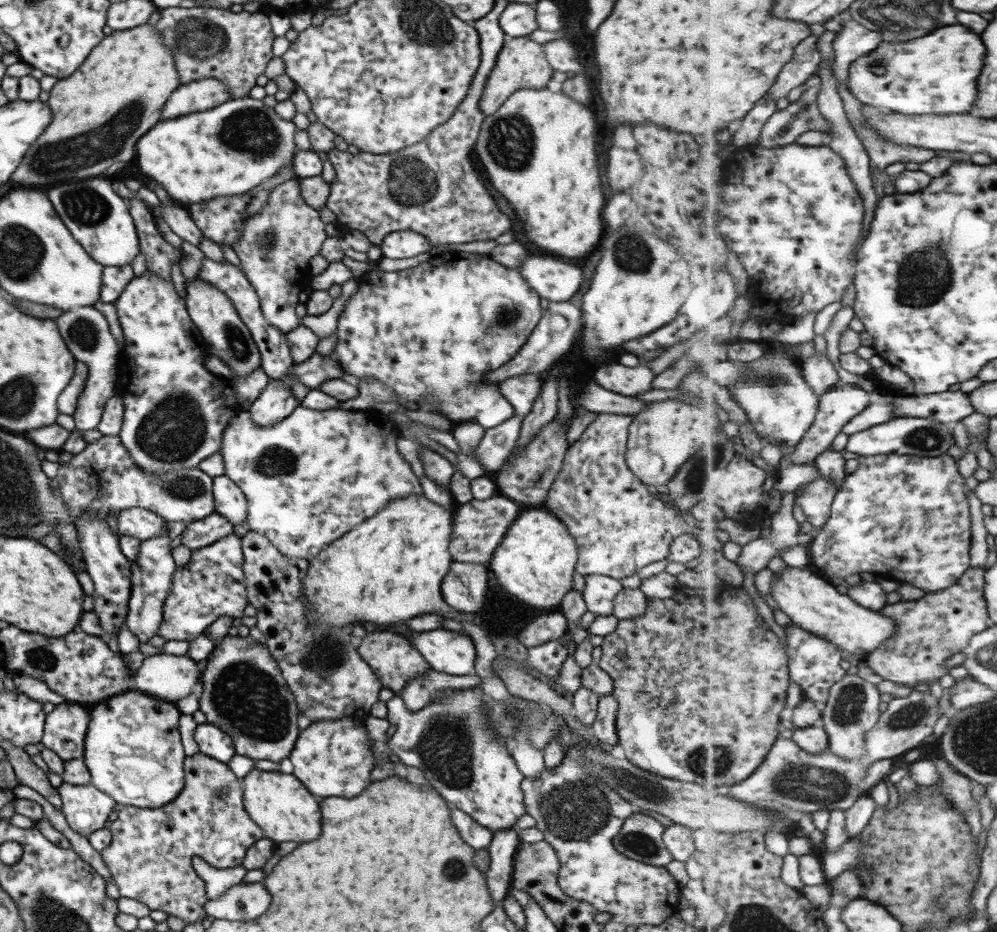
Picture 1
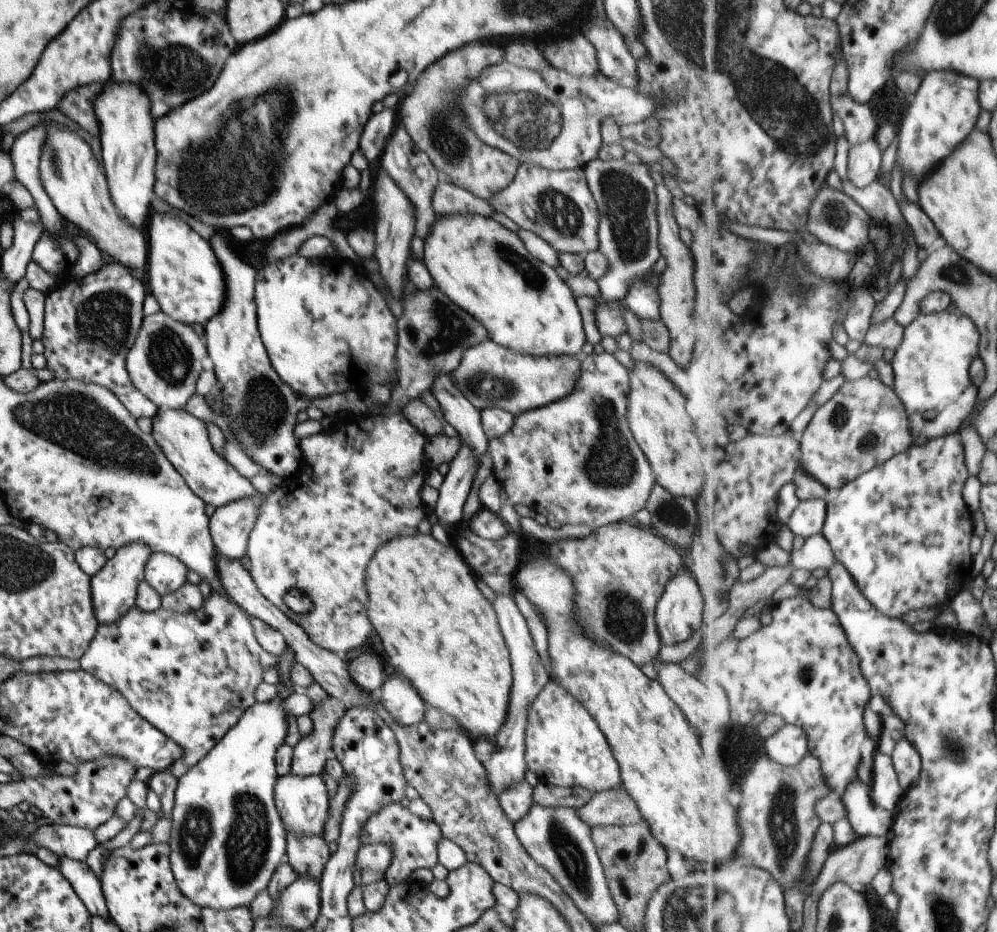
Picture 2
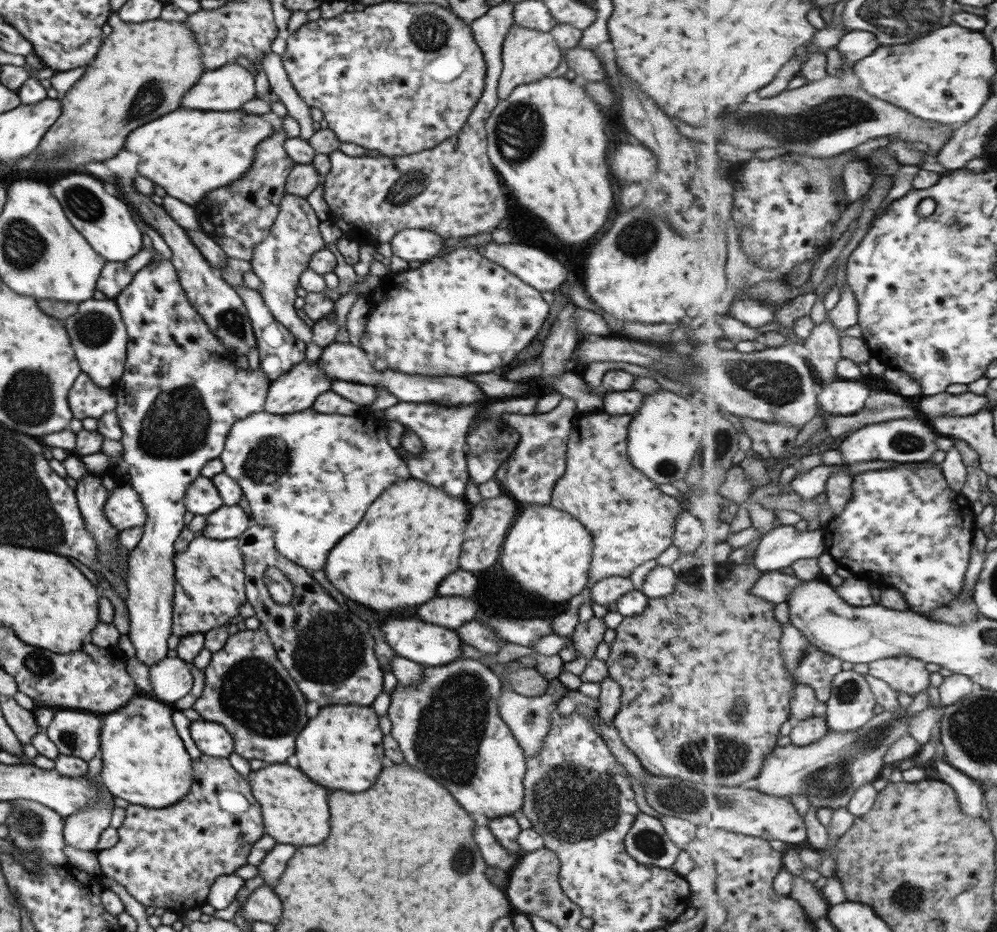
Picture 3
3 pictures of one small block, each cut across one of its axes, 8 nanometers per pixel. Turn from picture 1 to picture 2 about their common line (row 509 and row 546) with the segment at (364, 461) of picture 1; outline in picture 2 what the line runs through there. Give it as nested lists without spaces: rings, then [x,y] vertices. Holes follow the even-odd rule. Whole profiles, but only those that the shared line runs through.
[[[403,413],[390,414],[389,416],[368,416],[363,419],[343,418],[337,419],[334,432],[322,432],[302,438],[299,445],[303,454],[304,465],[295,476],[286,477],[281,484],[270,494],[264,495],[264,504],[262,510],[258,512],[258,518],[252,532],[250,533],[247,552],[250,560],[250,574],[258,586],[264,598],[276,605],[290,620],[299,624],[310,636],[310,640],[334,654],[338,654],[342,660],[346,659],[346,654],[350,650],[356,650],[368,642],[368,636],[372,632],[373,626],[368,620],[366,612],[368,594],[366,594],[366,568],[372,560],[372,554],[384,544],[398,536],[408,536],[419,532],[418,524],[424,519],[424,508],[420,498],[420,490],[426,484],[428,467],[424,464],[424,446],[426,446],[427,437],[420,433],[418,429],[408,422]],[[297,588],[304,596],[310,598],[313,603],[313,610],[305,615],[292,612],[284,602],[284,596],[292,589]]]

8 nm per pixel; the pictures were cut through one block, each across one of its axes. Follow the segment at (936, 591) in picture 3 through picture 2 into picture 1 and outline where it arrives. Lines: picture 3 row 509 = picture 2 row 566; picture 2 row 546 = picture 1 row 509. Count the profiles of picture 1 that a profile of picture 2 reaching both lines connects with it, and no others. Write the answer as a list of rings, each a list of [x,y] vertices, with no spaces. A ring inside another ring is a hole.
[[[910,454],[863,457],[861,467],[853,475],[849,475],[838,491],[828,524],[817,530],[810,548],[813,566],[827,578],[832,575],[848,578],[852,574],[861,575],[863,572],[898,572],[906,574],[900,576],[902,584],[922,588],[928,594],[954,587],[973,567],[970,558],[971,500],[959,461],[950,454],[936,458]]]

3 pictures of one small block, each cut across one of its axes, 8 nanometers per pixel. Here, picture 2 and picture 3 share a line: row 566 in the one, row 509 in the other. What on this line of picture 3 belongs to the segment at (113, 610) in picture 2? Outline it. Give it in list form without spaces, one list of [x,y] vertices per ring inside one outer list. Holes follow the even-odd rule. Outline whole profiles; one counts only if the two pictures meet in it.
[[[117,484],[107,497],[103,513],[119,531],[144,526],[147,514],[139,494],[130,485]]]

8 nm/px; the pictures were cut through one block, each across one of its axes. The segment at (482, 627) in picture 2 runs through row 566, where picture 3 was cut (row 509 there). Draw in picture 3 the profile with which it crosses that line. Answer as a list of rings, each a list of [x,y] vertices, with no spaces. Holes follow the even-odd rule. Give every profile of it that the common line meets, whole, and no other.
[[[410,477],[391,484],[369,508],[358,526],[343,536],[329,552],[323,568],[326,578],[350,600],[382,612],[420,606],[434,598],[438,584],[460,568],[458,556],[464,542],[470,505],[463,498],[450,496],[426,481]]]

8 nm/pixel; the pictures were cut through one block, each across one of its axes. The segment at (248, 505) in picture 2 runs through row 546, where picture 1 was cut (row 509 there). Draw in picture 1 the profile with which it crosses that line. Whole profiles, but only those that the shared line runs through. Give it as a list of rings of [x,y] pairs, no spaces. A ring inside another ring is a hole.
[[[226,475],[213,478],[215,512],[235,526],[247,518],[248,501],[239,485]]]

